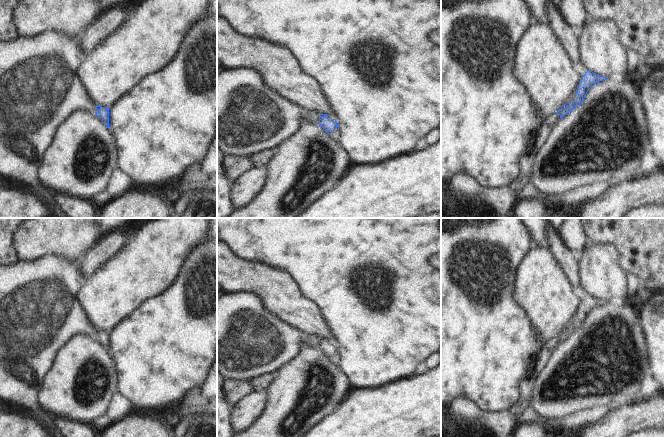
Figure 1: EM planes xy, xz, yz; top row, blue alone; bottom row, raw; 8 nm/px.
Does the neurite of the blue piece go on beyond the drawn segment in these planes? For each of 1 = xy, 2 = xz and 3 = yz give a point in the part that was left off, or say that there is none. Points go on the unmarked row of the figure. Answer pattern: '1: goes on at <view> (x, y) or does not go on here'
1: does not go on here
2: does not go on here
3: does not go on here

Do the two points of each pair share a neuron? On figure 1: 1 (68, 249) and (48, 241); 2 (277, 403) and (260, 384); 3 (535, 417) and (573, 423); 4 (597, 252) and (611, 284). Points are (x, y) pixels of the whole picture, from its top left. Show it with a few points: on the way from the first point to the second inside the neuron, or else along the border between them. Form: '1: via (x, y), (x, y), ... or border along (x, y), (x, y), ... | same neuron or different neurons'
1: via (63, 244), (60, 241), (53, 241) | same neuron
2: border along (276, 371), (273, 379), (264, 389) | different neurons
3: via (544, 420), (564, 422) | same neuron
4: via (597, 260), (600, 266), (600, 273), (603, 276) | same neuron

